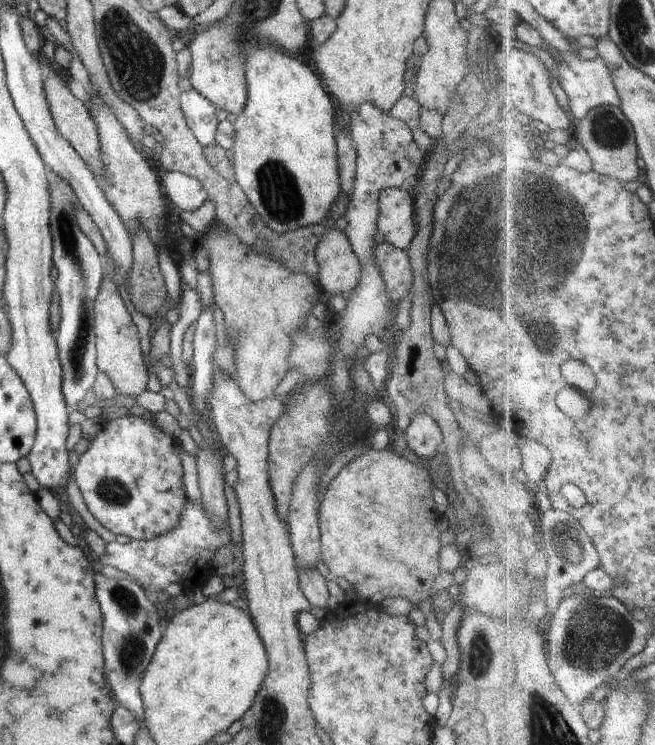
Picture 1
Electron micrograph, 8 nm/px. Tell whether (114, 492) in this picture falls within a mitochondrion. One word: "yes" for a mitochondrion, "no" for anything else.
yes

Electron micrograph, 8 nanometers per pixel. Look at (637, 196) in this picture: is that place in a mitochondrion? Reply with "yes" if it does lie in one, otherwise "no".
no

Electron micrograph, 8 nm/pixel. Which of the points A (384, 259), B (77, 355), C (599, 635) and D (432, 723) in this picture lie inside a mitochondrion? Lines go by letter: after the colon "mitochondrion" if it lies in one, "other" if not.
A: other
B: mitochondrion
C: mitochondrion
D: other

